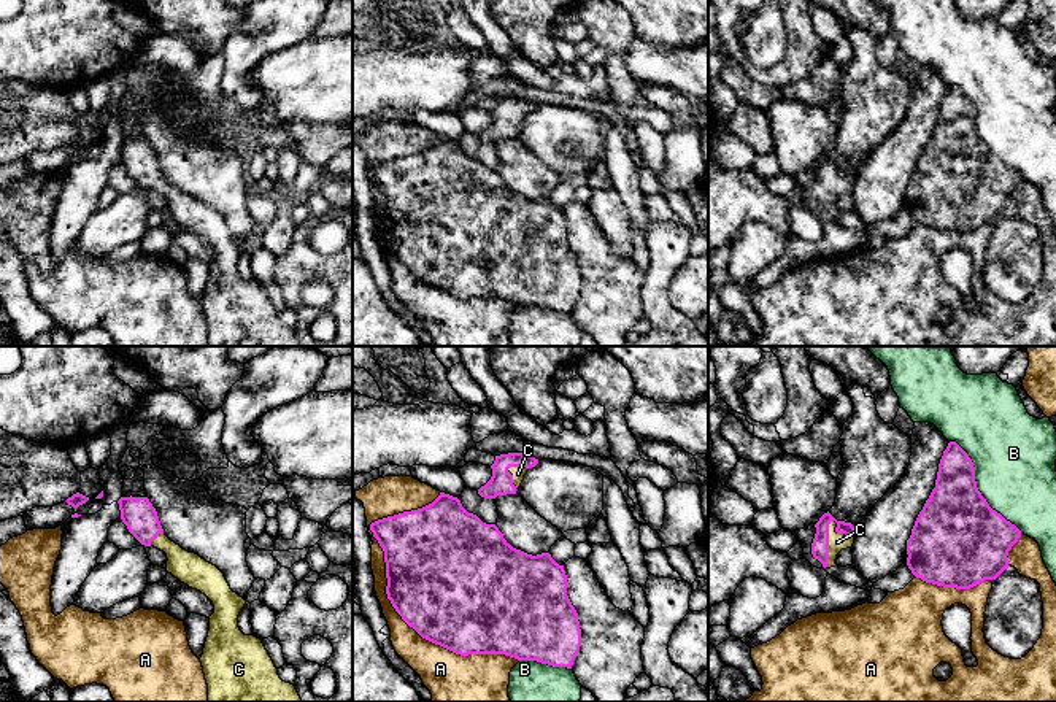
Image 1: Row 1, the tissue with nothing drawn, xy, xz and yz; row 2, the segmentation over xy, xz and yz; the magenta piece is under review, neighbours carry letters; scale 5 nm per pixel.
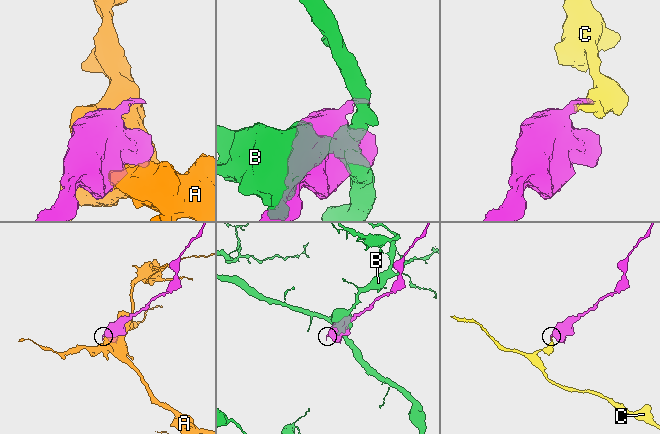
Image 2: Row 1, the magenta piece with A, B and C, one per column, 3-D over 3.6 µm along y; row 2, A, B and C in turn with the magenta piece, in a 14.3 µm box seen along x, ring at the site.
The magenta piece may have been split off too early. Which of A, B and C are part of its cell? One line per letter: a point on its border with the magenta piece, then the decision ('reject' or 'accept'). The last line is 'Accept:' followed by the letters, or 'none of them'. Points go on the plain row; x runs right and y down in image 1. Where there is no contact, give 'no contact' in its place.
A: xz (413, 272) | reject
B: yz (977, 132) | reject
C: yz (828, 188) | accept
Accept: C

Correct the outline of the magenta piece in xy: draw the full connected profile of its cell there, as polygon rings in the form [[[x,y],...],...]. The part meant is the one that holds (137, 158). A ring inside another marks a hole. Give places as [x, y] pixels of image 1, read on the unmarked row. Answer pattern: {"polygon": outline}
{"polygon": [[[121,141],[118,148],[129,176],[141,189],[164,195],[167,216],[214,249],[200,302],[208,346],[302,346],[295,330],[279,322],[262,284],[240,275],[238,259],[246,245],[230,233],[224,218],[172,186],[148,141]]]}

